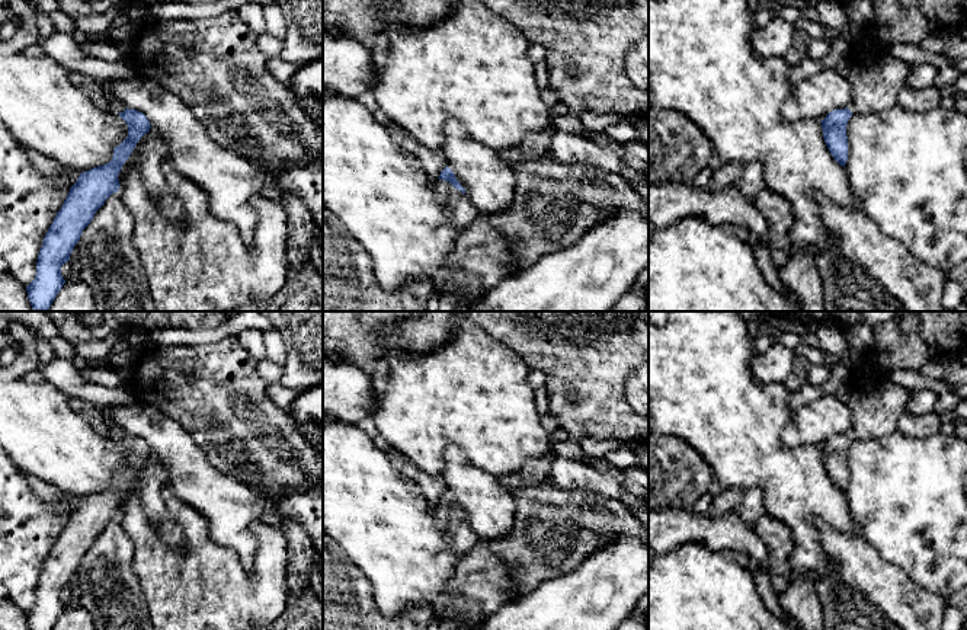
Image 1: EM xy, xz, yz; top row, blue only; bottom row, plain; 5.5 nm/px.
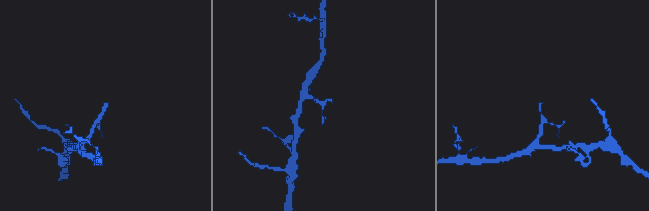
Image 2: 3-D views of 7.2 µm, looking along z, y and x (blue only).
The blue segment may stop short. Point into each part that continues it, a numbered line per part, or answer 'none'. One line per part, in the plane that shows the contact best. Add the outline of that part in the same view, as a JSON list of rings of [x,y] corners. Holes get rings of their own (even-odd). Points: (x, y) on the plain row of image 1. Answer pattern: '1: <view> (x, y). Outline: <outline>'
1: xz (463, 539). Outline: [[[438,505],[435,508],[435,518],[439,528],[445,531],[445,537],[452,549],[465,556],[481,540],[477,533],[468,525],[465,519],[455,515],[449,508]]]

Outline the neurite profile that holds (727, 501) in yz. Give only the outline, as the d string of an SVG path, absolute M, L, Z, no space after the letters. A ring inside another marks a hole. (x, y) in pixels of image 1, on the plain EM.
M723 489L713 498L713 503L707 514L713 518L720 518L730 512L737 512L737 508L743 499L743 493L745 492L740 489Z

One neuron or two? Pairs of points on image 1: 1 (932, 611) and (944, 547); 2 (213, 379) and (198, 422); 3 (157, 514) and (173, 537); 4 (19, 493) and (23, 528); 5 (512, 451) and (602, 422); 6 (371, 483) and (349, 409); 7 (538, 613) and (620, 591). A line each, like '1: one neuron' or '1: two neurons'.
1: two neurons
2: one neuron
3: one neuron
4: one neuron
5: two neurons
6: two neurons
7: one neuron

